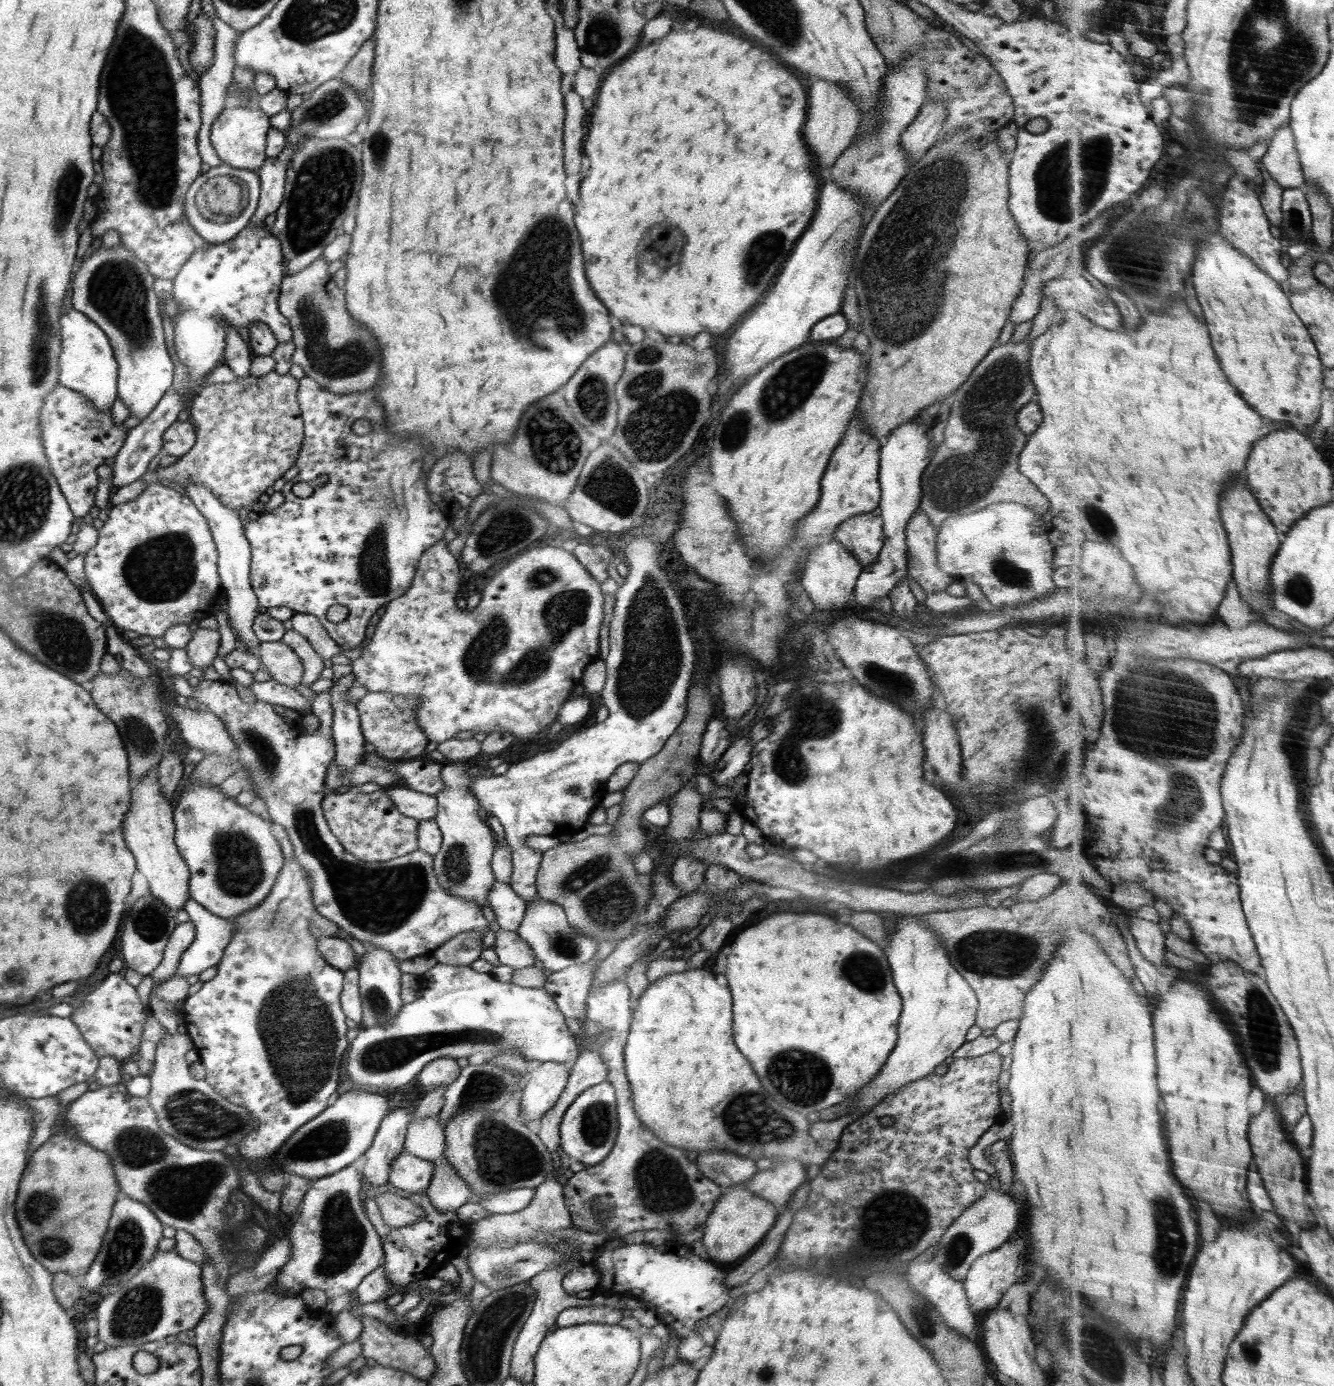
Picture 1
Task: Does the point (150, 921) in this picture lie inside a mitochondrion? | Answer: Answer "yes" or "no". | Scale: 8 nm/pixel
yes

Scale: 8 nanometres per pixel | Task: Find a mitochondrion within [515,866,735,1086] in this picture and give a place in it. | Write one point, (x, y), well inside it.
(564, 943)

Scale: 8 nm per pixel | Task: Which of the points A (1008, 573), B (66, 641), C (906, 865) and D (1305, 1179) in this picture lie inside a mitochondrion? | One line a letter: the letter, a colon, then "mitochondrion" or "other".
A: mitochondrion
B: mitochondrion
C: other
D: other

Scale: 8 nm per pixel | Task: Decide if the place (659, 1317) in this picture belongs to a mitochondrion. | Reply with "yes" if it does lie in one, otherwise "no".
no

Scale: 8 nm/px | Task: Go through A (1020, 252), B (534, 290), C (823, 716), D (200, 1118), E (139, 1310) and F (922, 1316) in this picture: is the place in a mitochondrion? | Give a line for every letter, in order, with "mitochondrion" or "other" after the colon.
A: other
B: mitochondrion
C: mitochondrion
D: mitochondrion
E: mitochondrion
F: mitochondrion

